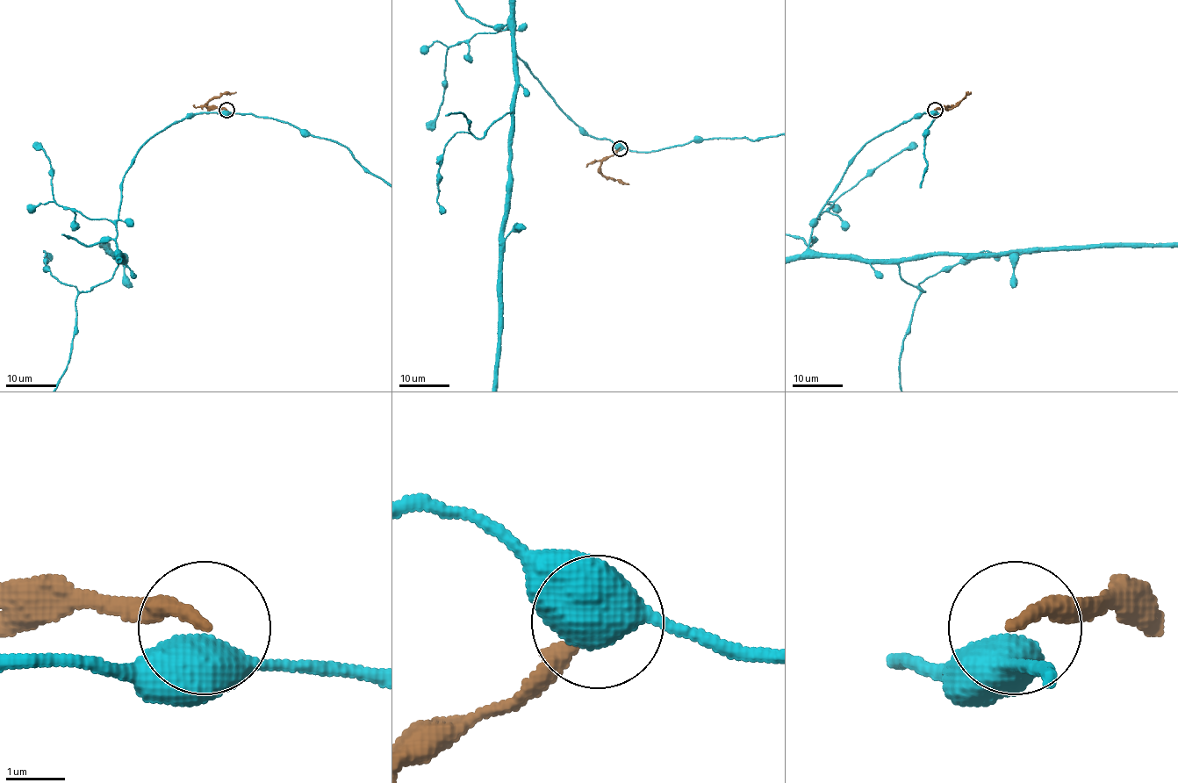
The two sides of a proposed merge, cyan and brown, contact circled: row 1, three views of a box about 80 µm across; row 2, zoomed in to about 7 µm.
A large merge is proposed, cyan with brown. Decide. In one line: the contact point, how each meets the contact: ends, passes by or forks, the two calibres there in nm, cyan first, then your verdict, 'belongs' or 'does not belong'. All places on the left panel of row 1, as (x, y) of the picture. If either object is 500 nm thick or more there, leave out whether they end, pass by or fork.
at (226, 110); cyan passes by; brown ends there; 480 nm thick on the cyan side, 240 nm on the other; does not belong

